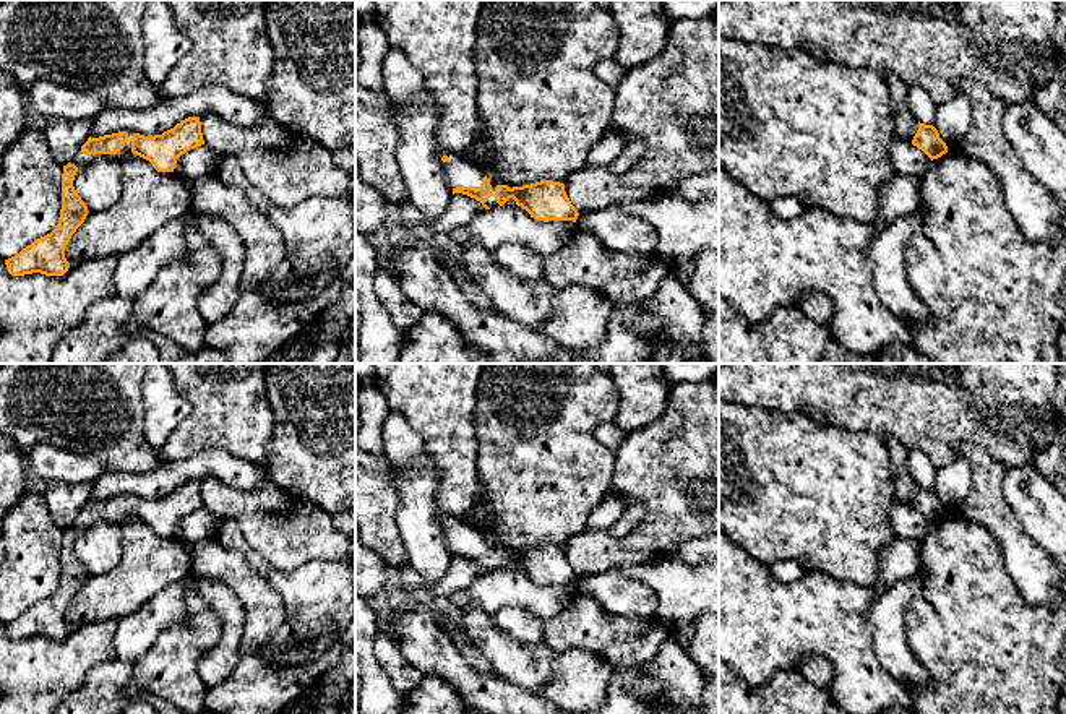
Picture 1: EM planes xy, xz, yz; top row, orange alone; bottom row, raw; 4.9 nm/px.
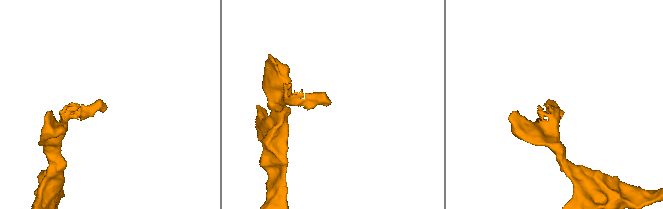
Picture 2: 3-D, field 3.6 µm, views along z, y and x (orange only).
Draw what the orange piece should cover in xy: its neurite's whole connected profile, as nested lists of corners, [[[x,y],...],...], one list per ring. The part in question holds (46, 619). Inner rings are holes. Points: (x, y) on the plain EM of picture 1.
[[[68,526],[63,529],[58,587],[50,597],[34,604],[19,617],[5,623],[6,633],[11,639],[32,636],[63,639],[68,634],[70,630],[65,622],[65,612],[89,576],[86,566],[73,550],[76,536],[78,531],[75,527]]]

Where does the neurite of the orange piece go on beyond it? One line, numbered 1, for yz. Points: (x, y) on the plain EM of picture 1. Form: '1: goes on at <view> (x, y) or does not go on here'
1: does not go on here

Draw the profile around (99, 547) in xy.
[[[99,521],[78,532],[73,550],[88,574],[102,574],[110,571],[122,560],[120,526],[109,521]]]

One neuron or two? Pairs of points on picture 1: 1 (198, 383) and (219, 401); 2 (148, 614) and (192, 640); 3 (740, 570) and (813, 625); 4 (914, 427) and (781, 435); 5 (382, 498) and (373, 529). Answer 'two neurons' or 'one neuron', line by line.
1: one neuron
2: two neurons
3: one neuron
4: two neurons
5: one neuron

